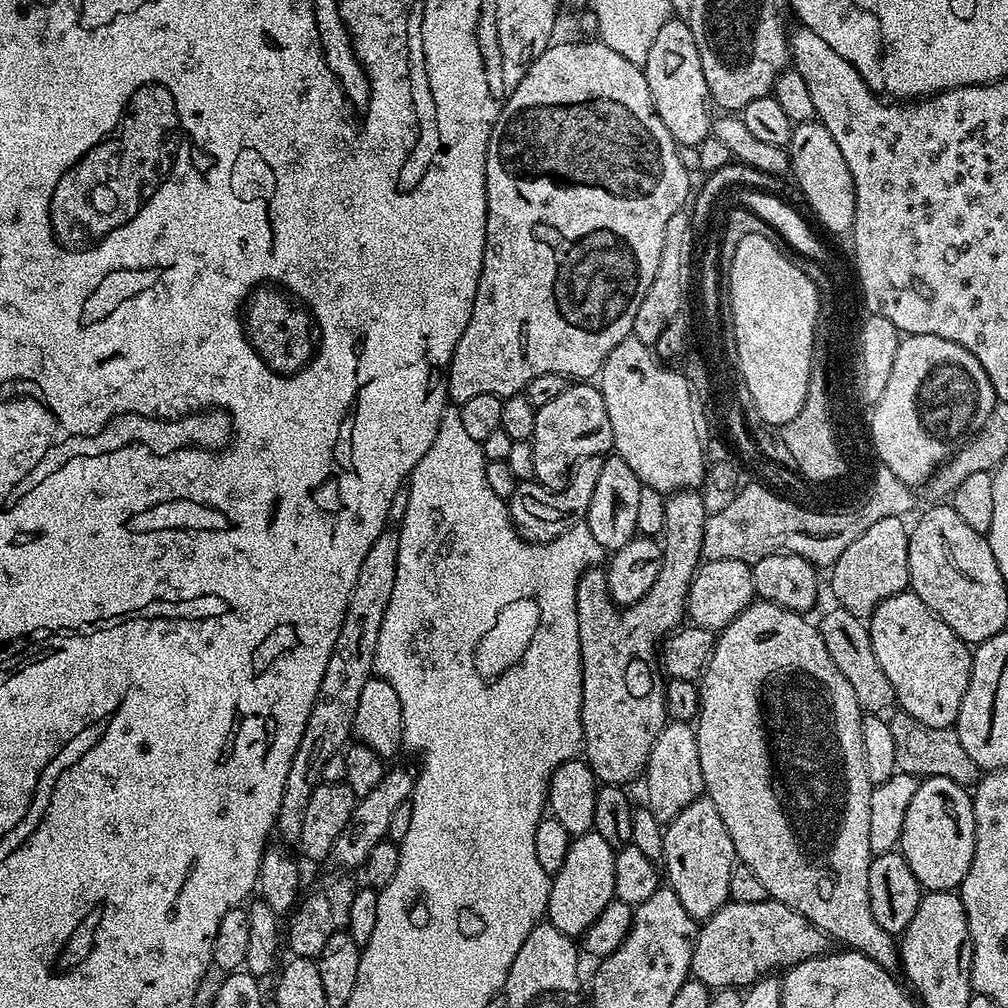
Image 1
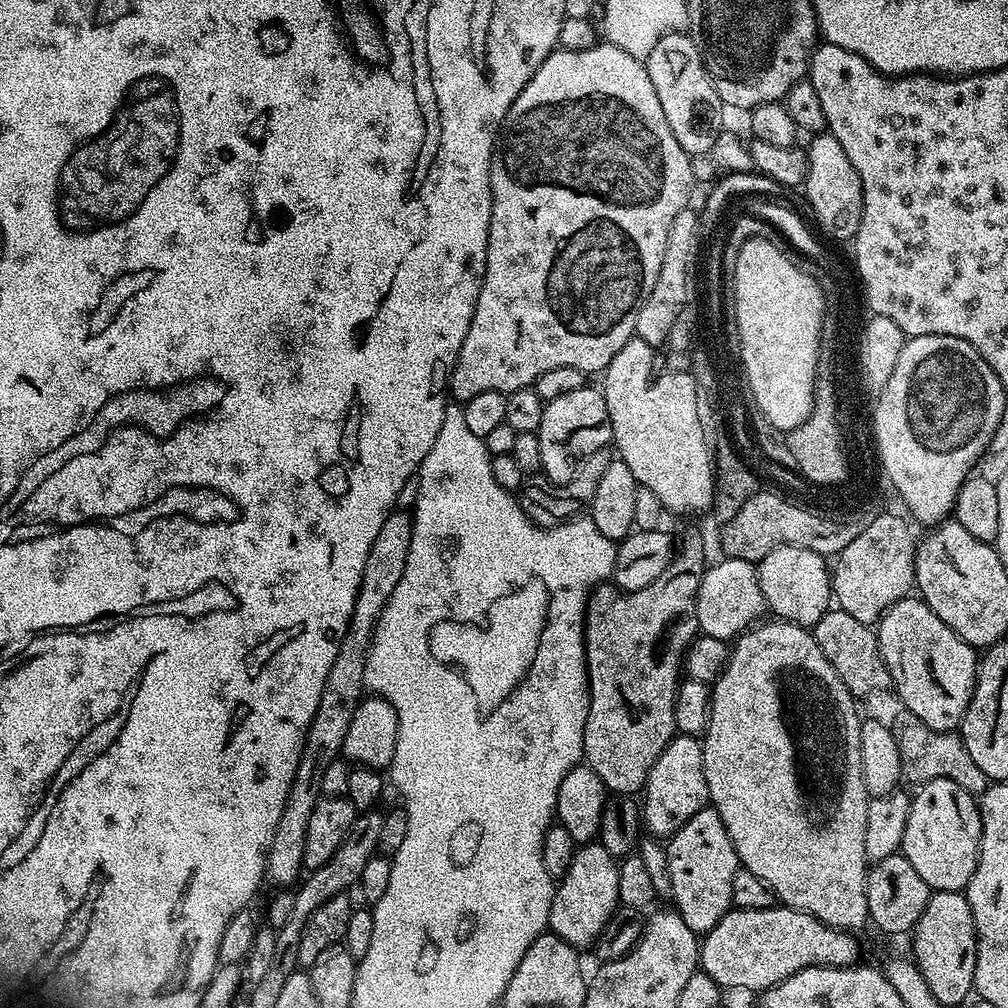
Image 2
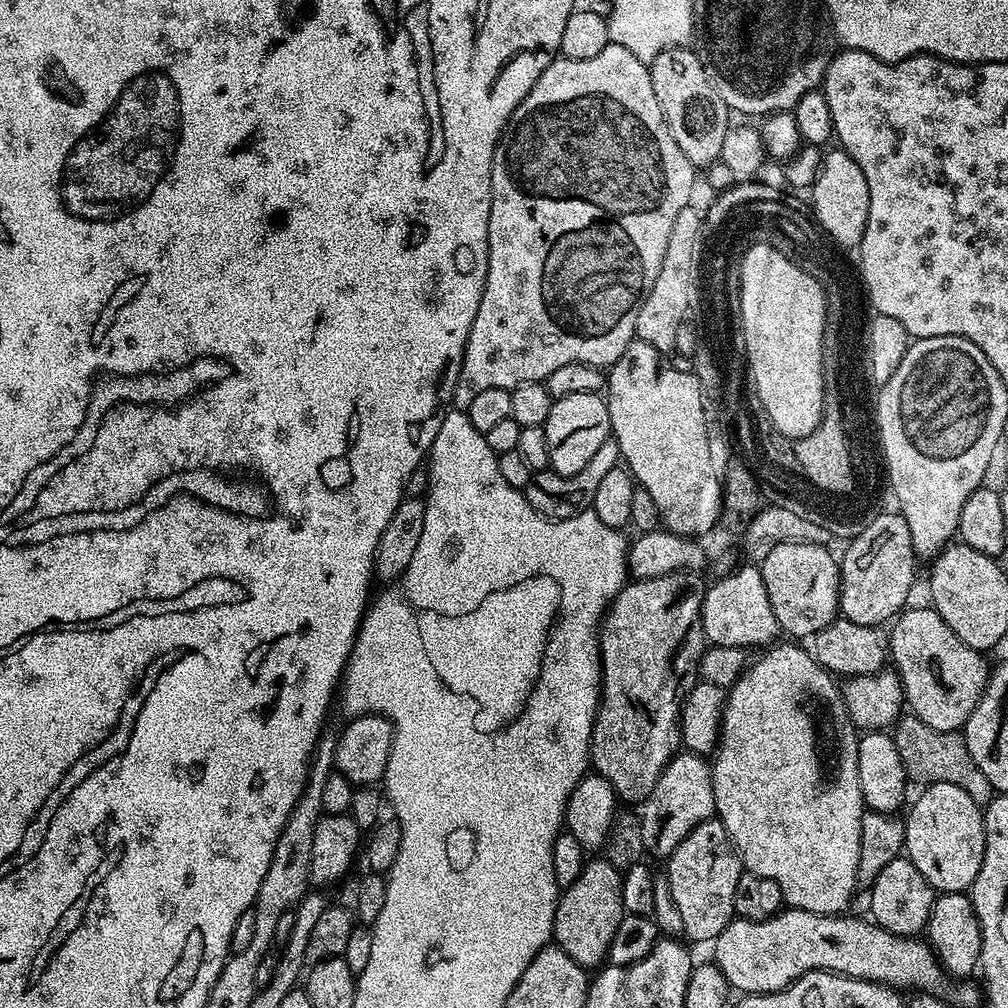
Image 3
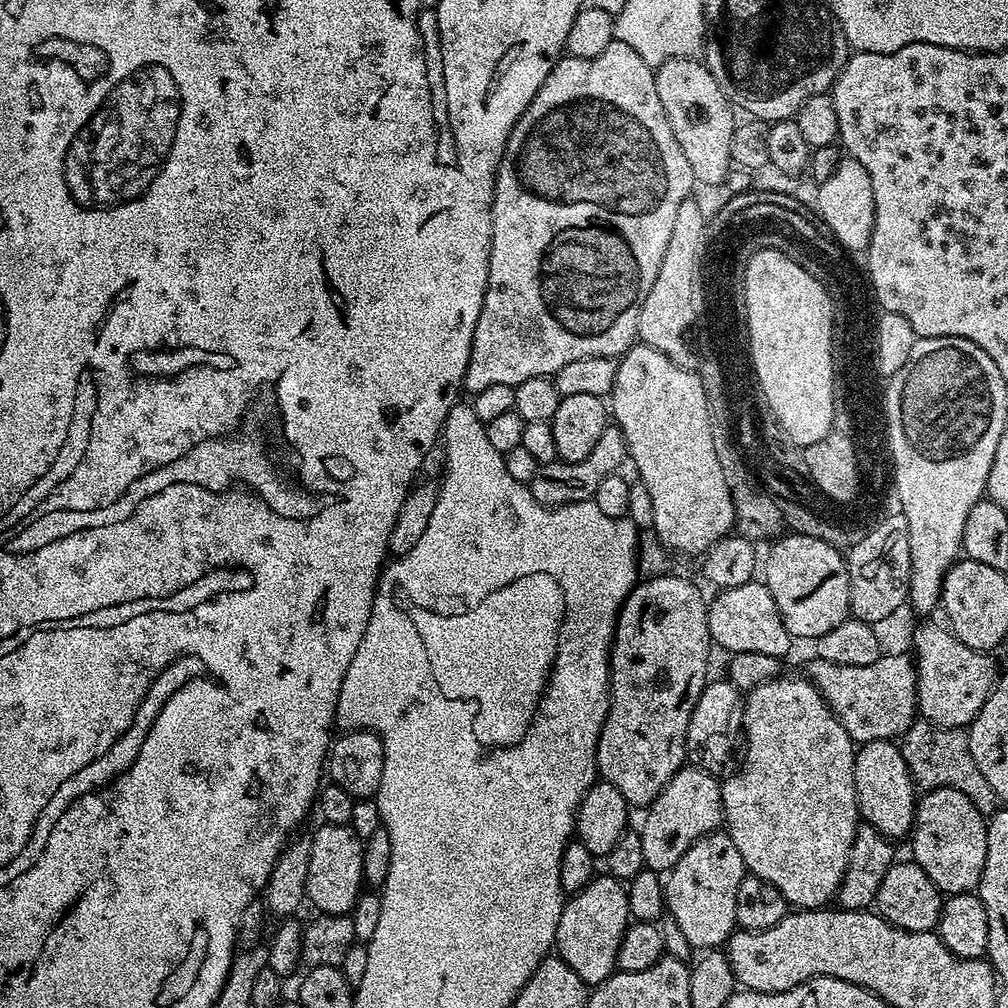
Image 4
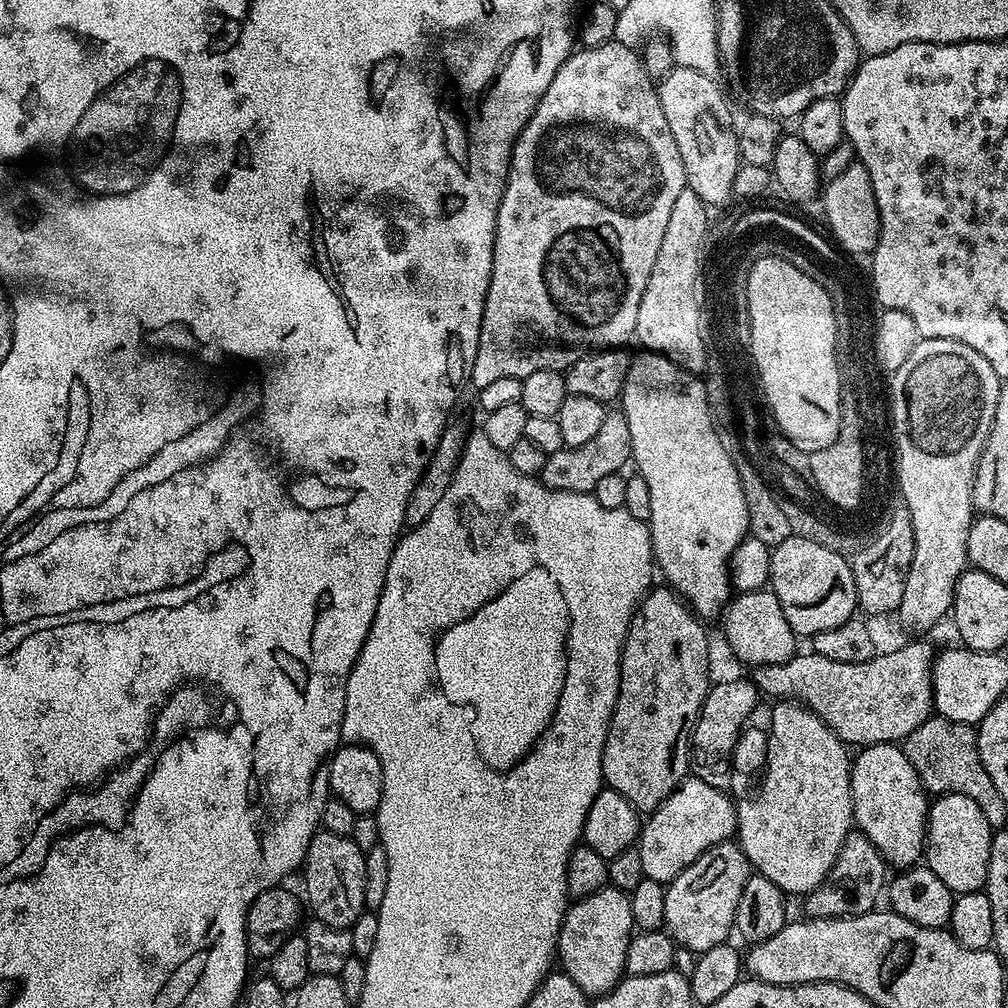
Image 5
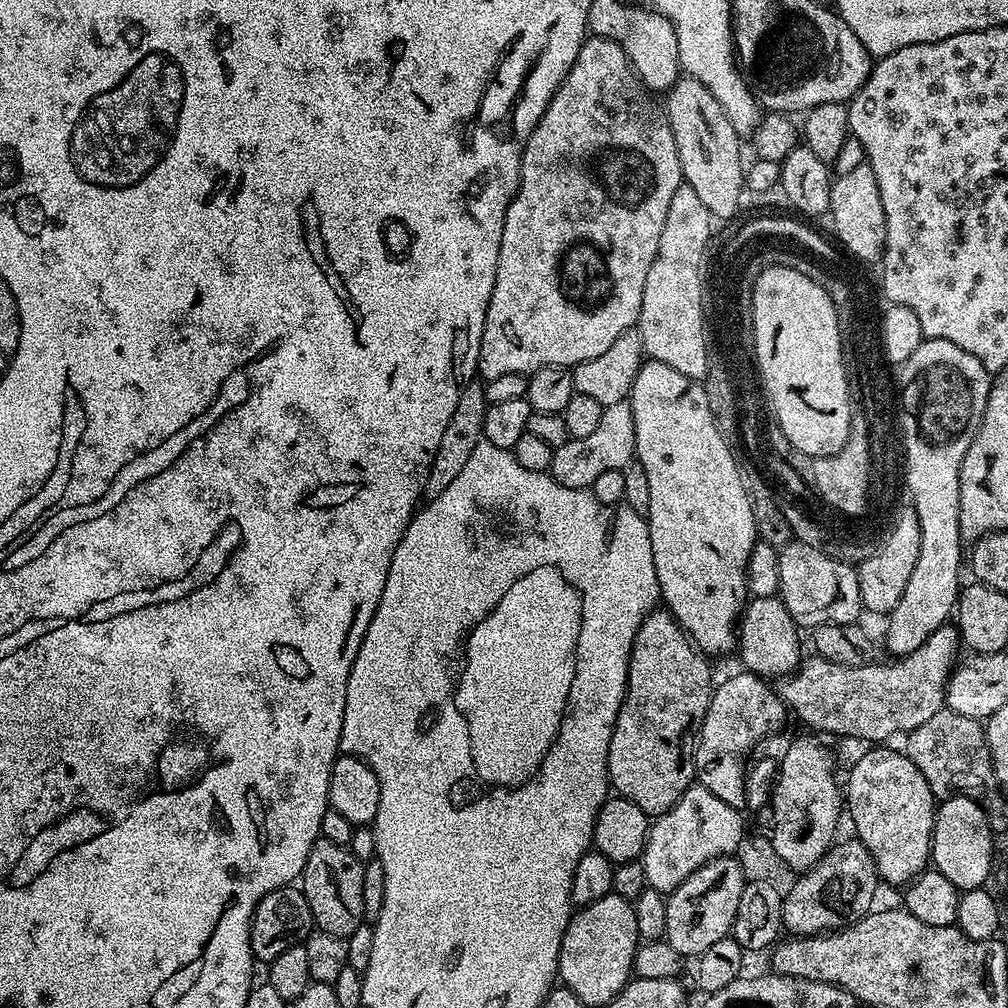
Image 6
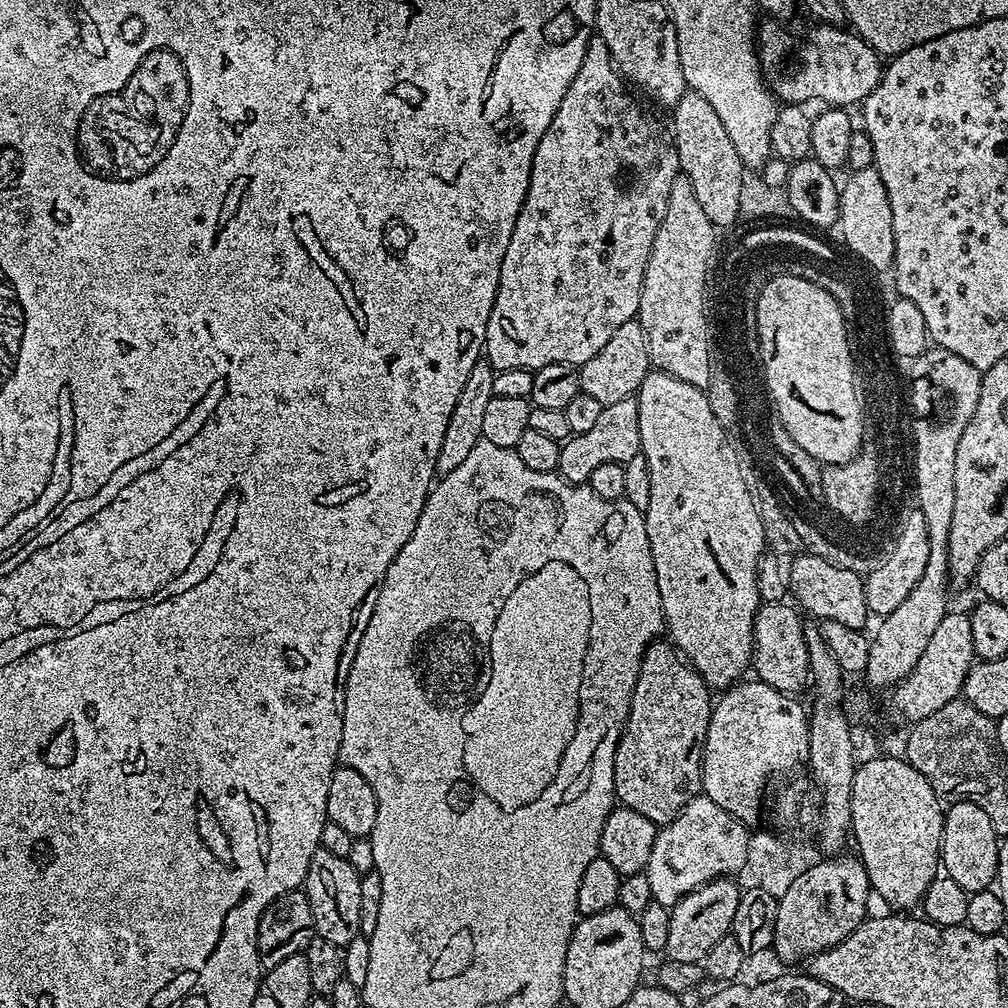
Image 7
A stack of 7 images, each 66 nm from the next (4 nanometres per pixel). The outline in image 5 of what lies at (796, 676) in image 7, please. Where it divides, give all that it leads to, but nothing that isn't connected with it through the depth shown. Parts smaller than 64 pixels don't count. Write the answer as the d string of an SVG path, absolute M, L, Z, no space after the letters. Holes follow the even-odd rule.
M771 590L733 595L723 609L723 620L724 640L729 650L747 666L778 664L797 655L797 634L790 630L790 622L786 622L786 614L782 614L782 602L778 602Z

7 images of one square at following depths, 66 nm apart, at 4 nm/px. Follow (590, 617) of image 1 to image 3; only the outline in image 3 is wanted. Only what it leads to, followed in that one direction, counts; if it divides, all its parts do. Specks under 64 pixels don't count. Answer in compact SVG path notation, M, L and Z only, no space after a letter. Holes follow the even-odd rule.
M681 570L668 572L664 576L655 576L649 580L633 579L625 583L622 591L612 599L604 619L600 621L600 705L596 708L596 720L592 723L592 751L590 764L593 769L615 790L621 801L629 800L630 803L639 805L654 790L662 770L670 763L681 747L680 739L680 708L688 692L698 682L700 670L700 655L704 653L706 641L704 627L702 626L702 602L706 591L705 581L700 581L695 571Z

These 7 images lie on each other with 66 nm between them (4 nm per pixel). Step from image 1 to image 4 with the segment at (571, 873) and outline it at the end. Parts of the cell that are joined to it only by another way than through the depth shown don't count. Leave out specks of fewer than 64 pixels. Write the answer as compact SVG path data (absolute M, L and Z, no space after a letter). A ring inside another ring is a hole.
M600 874L580 892L565 899L554 948L584 984L595 986L617 971L619 946L629 925L627 887L610 875Z

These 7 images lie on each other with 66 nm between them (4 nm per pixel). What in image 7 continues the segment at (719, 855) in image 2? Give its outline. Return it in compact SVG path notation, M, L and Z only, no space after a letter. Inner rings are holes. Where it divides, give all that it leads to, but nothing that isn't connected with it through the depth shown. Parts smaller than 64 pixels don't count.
M721 878L706 882L683 896L670 909L670 934L664 947L667 959L676 964L701 963L704 955L714 947L714 942L731 933L734 910L738 910L741 891L741 885L735 879Z

